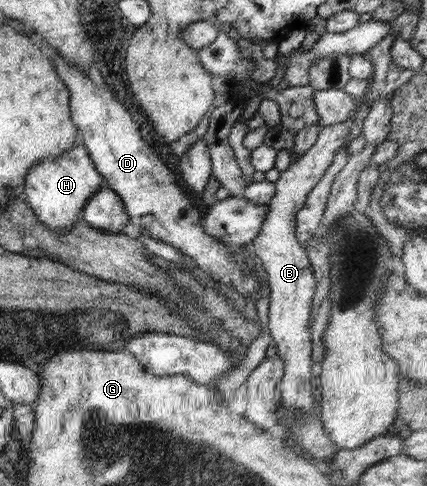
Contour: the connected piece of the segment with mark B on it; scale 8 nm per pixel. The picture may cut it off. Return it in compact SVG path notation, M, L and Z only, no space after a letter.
M356 113L350 116L346 121L331 125L320 126L318 137L313 146L302 154L298 161L292 161L286 171L282 171L280 177L275 181L275 194L268 203L269 210L264 218L259 234L251 241L254 246L256 255L262 260L262 265L268 275L268 285L270 288L270 311L268 314L270 335L276 342L274 349L282 361L285 363L284 375L282 376L279 388L281 391L282 405L287 409L289 414L303 414L312 411L315 396L312 392L312 365L314 361L311 358L312 342L310 334L310 319L312 311L313 295L316 291L316 278L312 269L311 261L307 256L307 250L300 245L296 232L296 214L297 211L305 204L308 194L316 187L316 183L326 174L326 170L332 165L334 155L337 155L339 149L347 143L347 137L351 127L355 124Z

